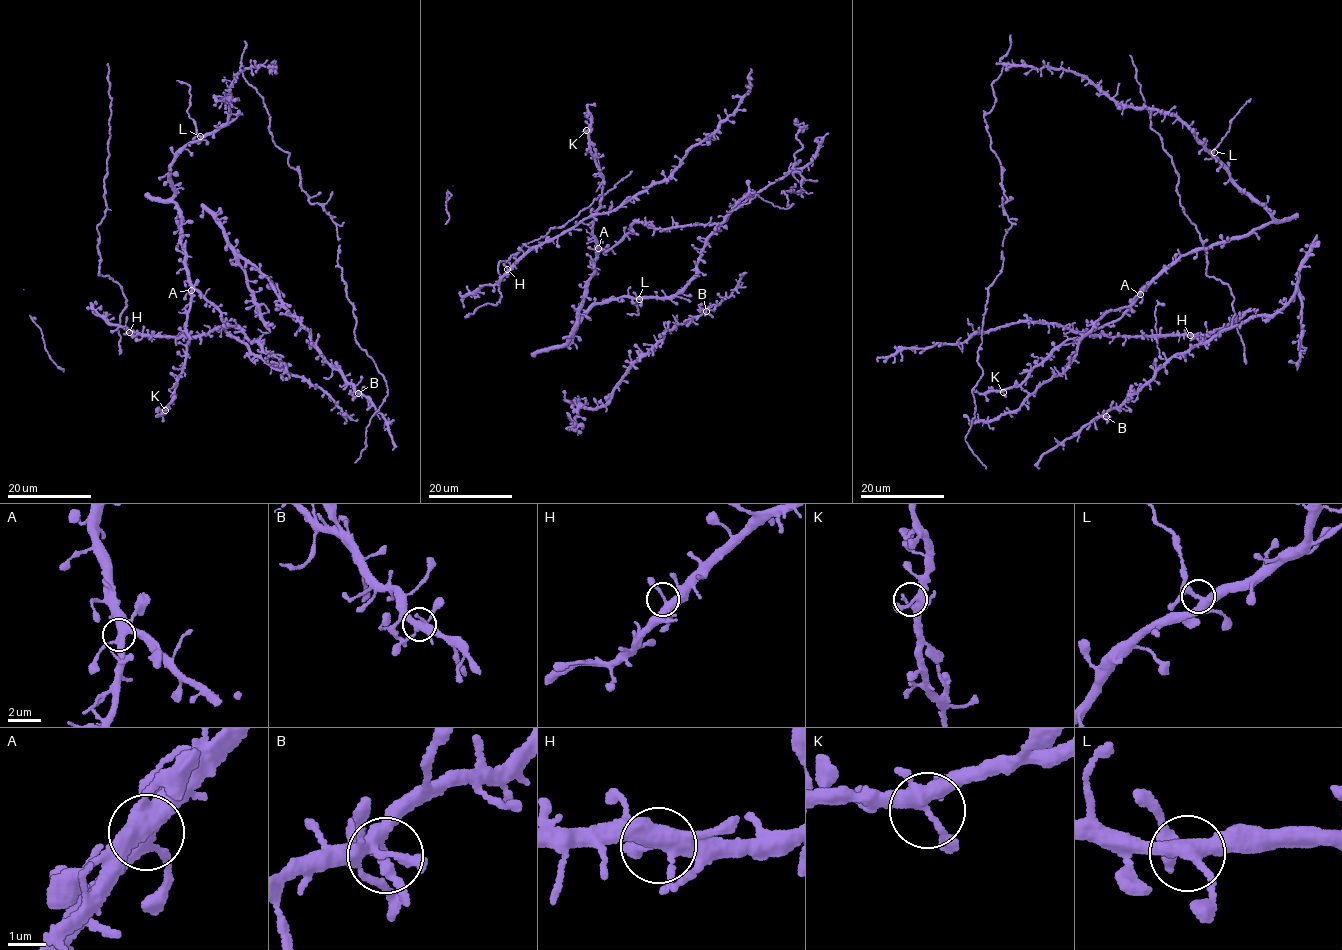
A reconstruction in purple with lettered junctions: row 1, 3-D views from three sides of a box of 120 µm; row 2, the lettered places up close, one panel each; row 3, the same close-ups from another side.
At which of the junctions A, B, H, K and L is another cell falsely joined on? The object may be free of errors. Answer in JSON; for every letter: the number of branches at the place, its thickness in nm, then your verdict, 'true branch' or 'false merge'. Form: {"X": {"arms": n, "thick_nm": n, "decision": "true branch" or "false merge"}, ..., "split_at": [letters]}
{"A": {"arms": 5, "thick_nm": 440, "decision": "true branch"}, "B": {"arms": 4, "thick_nm": 280, "decision": "true branch"}, "H": {"arms": 5, "thick_nm": 380, "decision": "true branch"}, "K": {"arms": 5, "thick_nm": 320, "decision": "true branch"}, "L": {"arms": 5, "thick_nm": 320, "decision": "false merge"}, "split_at": ["L"]}

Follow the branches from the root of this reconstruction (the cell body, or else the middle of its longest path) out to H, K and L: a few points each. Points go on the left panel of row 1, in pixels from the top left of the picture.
H: (225, 329), (218, 309), (194, 290), (184, 331), (179, 337), (129, 332)
K: (225, 329), (218, 309), (193, 291), (186, 316), (189, 340), (185, 345), (184, 361), (165, 410)
L: (225, 329), (218, 309), (191, 282), (181, 241), (184, 221), (167, 177), (171, 162), (200, 136)

